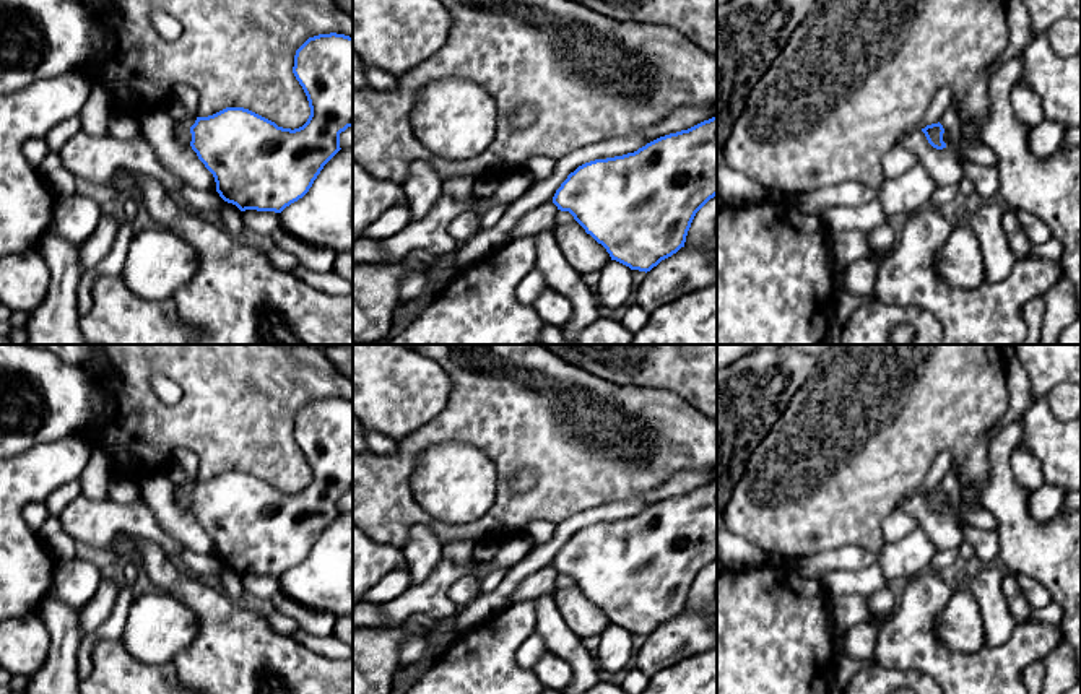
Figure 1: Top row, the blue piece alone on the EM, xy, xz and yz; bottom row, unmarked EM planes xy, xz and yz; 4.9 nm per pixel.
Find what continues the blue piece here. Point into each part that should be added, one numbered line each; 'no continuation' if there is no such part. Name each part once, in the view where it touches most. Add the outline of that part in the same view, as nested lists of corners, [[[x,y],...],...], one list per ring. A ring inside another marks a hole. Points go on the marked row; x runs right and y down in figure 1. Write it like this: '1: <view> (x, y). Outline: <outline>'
no continuation

